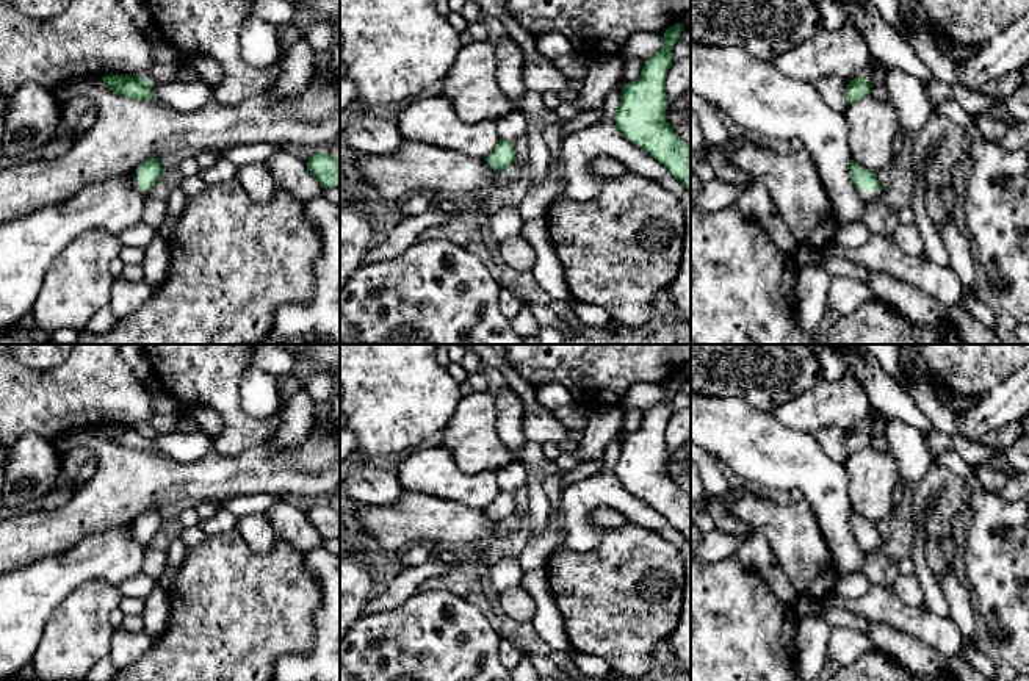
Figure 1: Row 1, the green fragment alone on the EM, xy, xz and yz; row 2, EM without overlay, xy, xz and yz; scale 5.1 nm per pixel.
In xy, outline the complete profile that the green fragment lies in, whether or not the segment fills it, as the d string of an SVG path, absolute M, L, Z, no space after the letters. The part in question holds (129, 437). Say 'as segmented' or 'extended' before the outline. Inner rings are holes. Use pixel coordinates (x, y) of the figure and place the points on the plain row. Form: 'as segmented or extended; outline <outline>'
as segmented; outline M105 426L102 431L107 437L128 449L158 451L153 448L152 437L141 427L132 426Z

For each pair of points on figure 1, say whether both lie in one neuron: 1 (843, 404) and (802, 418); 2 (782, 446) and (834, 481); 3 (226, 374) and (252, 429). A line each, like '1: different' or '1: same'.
1: same
2: same
3: same

